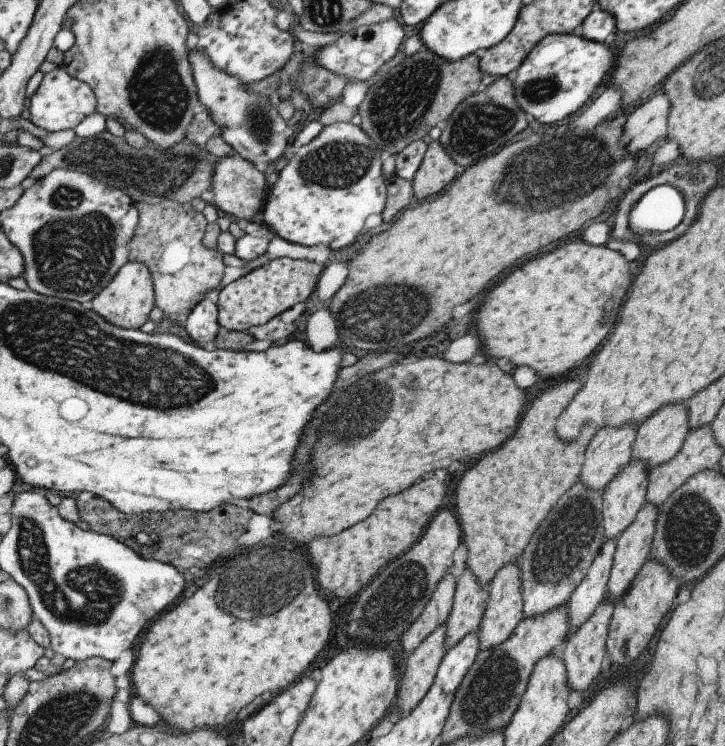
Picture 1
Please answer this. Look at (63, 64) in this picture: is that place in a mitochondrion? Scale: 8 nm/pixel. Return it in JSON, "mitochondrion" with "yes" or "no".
{"mitochondrion":"no"}

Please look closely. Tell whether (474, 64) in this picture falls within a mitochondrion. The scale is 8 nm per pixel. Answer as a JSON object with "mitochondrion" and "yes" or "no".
{"mitochondrion":"no"}

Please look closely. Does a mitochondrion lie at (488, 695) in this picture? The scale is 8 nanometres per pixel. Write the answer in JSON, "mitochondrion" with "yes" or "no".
{"mitochondrion":"yes"}

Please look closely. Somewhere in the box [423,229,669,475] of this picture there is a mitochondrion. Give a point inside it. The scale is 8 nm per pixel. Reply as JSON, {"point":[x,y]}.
{"point":[598,327]}

